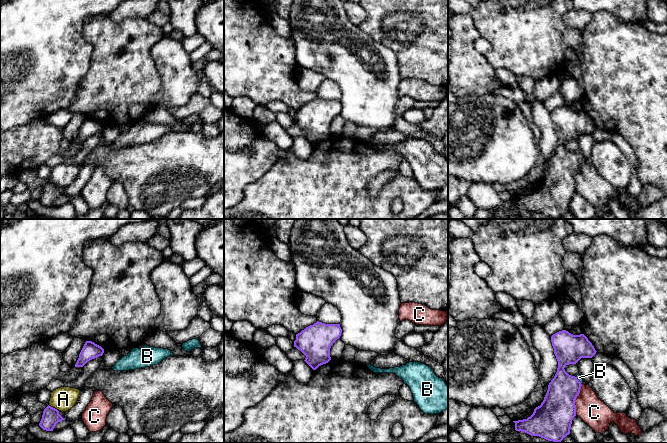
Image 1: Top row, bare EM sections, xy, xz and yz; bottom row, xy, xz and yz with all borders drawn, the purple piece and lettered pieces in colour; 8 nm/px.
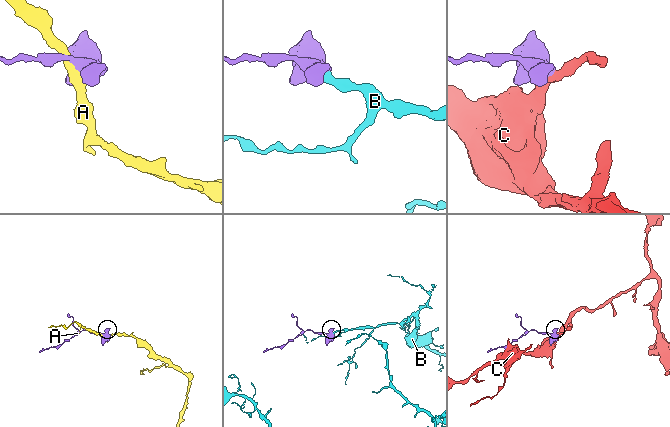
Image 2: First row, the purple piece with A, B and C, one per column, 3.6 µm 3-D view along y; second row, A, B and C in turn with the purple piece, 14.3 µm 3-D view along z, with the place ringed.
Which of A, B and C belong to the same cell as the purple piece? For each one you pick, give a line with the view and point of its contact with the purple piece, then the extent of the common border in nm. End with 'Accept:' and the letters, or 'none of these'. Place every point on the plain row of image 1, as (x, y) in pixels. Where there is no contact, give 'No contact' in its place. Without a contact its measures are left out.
B: Touches purple at yz (578, 156). Shared border 80 nm
Accept: B

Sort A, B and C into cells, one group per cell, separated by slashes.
A / B / C

